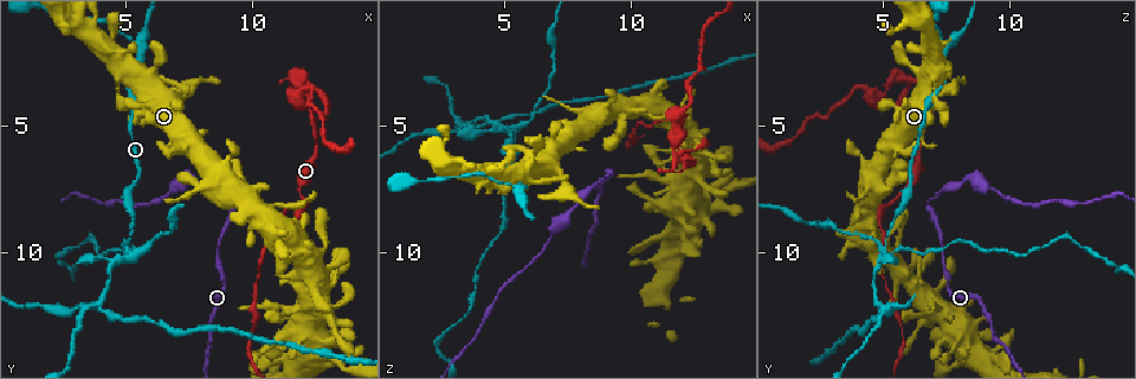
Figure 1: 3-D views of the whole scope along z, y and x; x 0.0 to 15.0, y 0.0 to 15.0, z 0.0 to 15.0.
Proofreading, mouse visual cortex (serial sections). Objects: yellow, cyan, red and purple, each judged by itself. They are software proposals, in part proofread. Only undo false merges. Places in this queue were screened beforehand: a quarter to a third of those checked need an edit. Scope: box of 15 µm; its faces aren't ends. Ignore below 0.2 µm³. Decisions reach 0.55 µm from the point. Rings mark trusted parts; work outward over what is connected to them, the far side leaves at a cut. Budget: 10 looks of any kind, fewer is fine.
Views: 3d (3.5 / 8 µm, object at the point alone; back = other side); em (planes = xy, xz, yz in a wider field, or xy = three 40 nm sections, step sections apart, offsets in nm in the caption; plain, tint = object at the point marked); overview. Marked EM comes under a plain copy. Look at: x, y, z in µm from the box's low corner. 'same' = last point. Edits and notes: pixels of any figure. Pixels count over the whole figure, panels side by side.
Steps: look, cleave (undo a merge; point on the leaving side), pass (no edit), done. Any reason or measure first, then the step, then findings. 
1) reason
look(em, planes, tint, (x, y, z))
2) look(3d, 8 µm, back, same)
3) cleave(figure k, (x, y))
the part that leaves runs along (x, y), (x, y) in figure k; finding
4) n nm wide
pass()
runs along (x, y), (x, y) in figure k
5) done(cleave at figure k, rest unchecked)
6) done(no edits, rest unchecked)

four or more arms meet
look(3d, 8 µm, (5.0, 10.0, 5.1))

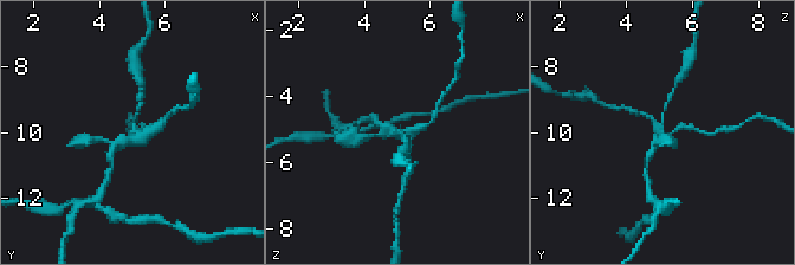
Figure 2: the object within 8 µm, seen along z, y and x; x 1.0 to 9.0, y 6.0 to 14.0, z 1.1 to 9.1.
zoom in
look(3d, 3.5 µm, back, (5.1, 10.1, 5.1))

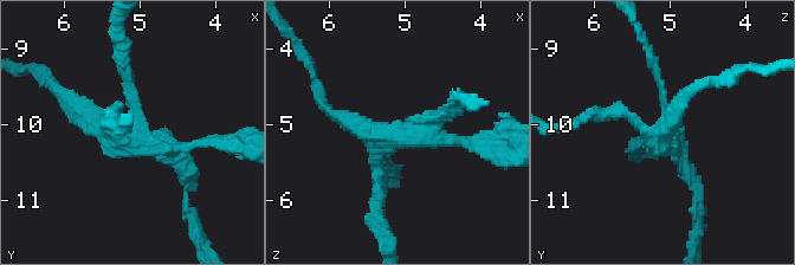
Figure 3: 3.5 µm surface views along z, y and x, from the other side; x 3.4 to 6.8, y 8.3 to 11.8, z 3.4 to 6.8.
look(em, xy, step 1, tint, (5.10, 10.05, 5.05))

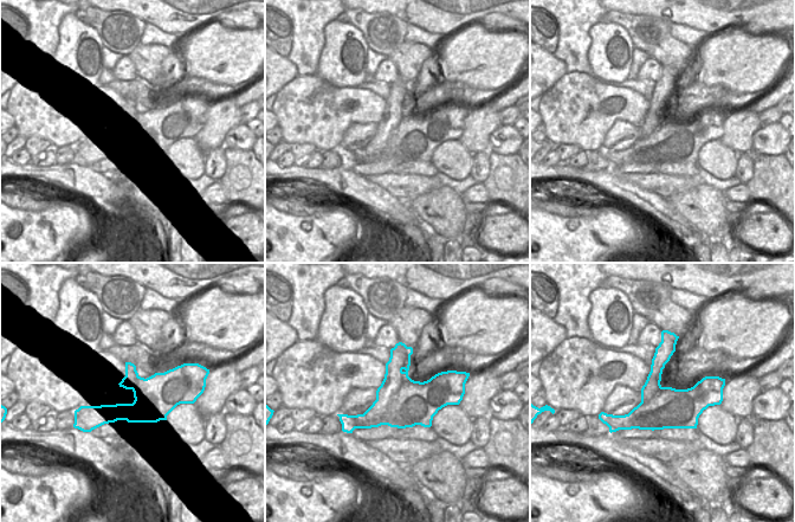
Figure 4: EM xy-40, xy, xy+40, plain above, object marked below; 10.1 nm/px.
cleave(figure 3, (351, 121))
two cells meet here

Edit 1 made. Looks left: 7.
look(overview)

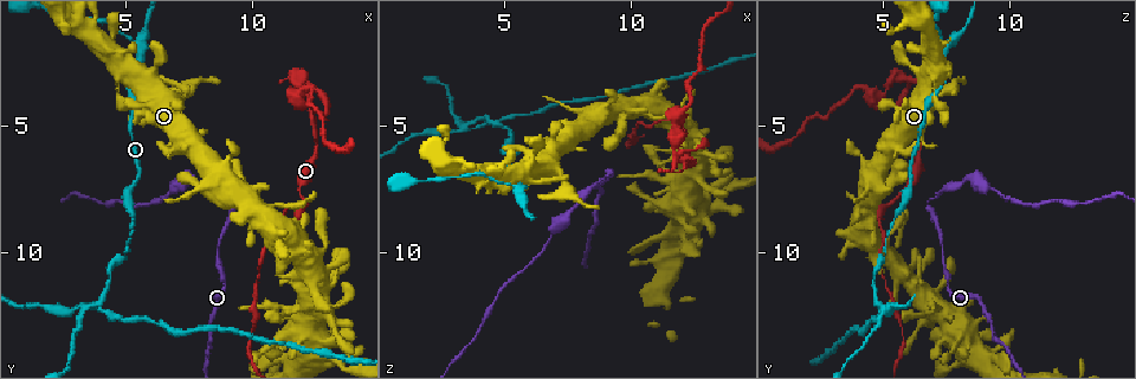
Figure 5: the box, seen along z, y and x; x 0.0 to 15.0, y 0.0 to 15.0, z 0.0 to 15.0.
sharp bend
look(3d, 3.5 µm, (12.0, 8.0, 5.5))

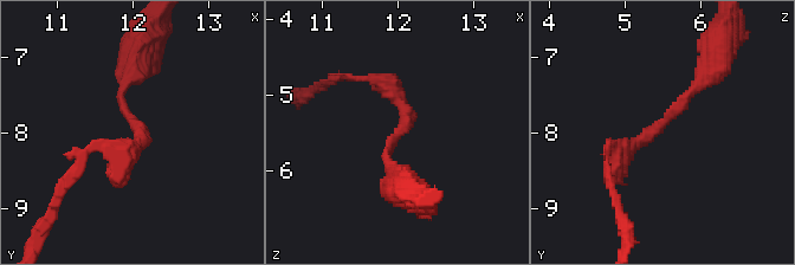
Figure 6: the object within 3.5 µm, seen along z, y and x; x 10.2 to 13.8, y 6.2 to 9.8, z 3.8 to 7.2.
look(em, xy, step 2, tint, (12.00, 7.95, 5.50))

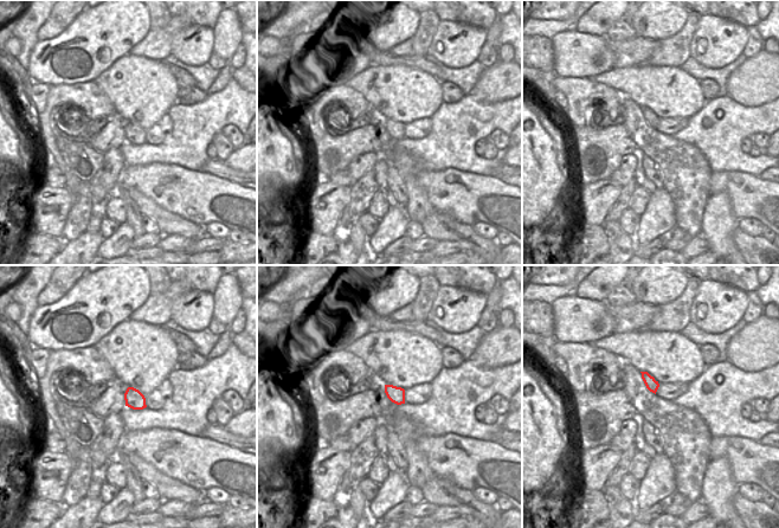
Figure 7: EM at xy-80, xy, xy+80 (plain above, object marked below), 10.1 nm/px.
pass()
runs along (710, 70), (659, 128), (611, 149) in figure 6; continuous, no second cell

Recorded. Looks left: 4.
calibre changes
look(3d, 3.5 µm, (8.9, 7.9, 7.2))

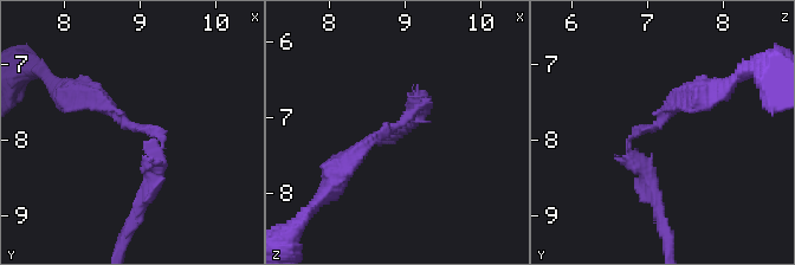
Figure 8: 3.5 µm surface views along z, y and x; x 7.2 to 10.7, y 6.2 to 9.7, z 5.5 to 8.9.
arms of 200, 200 nm
look(em, xy, step 5, tint, (8.90, 7.85, 7.10))

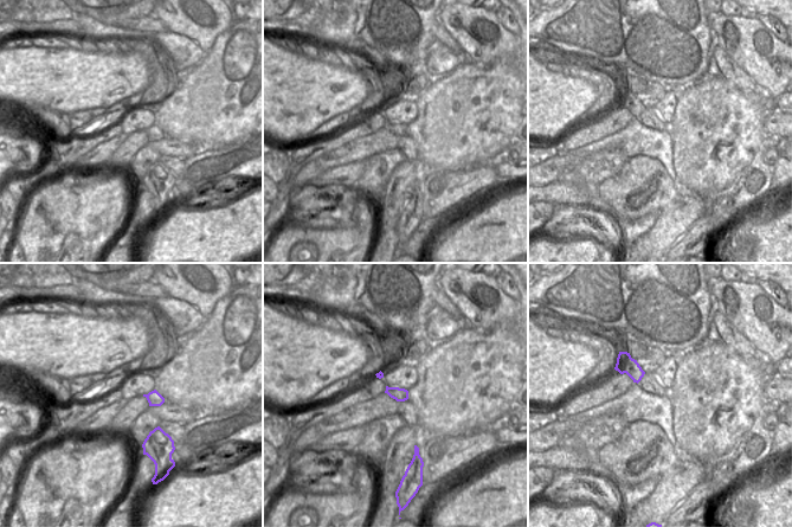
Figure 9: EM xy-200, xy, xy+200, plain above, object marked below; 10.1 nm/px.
cleave(figure 8, (125, 124))
the part that leaves runs along (161, 147), (147, 128), (78, 96) in figure 8; two cells meet here

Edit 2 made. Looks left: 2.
done(cleave at figure 3, cleave at figure 8, rest unchecked)

